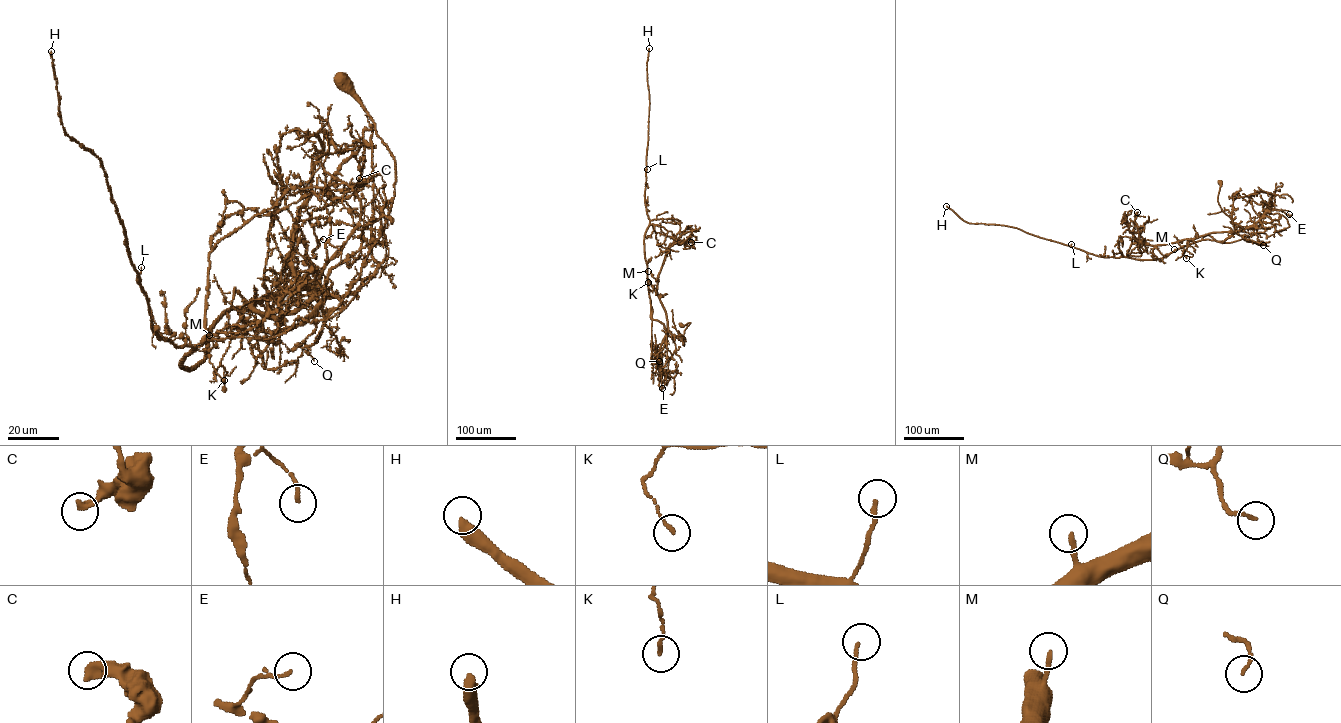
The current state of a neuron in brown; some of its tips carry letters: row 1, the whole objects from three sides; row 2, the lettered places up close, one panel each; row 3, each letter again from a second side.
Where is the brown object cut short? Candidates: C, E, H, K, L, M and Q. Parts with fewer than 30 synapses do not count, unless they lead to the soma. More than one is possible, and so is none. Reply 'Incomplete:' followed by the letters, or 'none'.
Incomplete: H, L, M

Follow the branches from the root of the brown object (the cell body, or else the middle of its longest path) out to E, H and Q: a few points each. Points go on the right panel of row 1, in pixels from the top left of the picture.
E: (1220, 183), (1218, 201), (1232, 222), (1234, 230), (1232, 233), (1253, 225), (1270, 208), (1289, 214)
H: (1220, 183), (1218, 201), (1233, 223), (1231, 235), (1154, 259), (1099, 256), (1011, 227), (969, 223), (946, 206)
Q: (1220, 183), (1218, 201), (1232, 222), (1234, 230), (1231, 233), (1263, 245)

